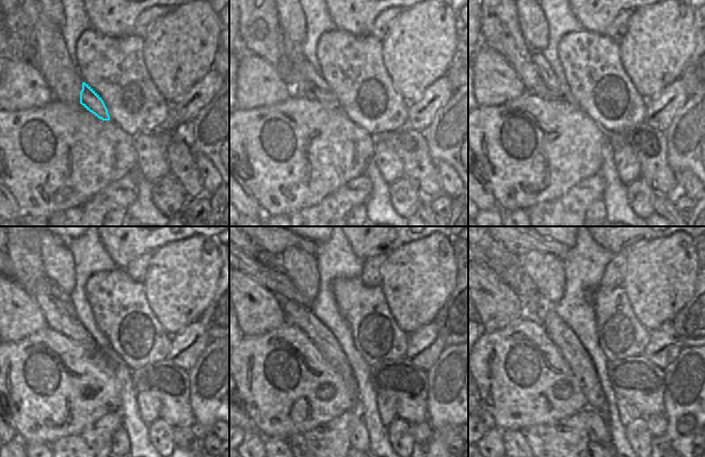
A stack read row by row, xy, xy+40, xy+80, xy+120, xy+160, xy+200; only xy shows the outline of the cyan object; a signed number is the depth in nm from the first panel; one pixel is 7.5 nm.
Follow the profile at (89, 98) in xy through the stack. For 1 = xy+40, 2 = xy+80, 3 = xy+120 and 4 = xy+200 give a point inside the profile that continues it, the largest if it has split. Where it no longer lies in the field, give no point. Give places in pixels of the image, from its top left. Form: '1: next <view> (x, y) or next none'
1: next xy+40 (318, 89)
2: next xy+80 (543, 67)
3: next xy+120 (63, 298)
4: next xy+200 (516, 279)

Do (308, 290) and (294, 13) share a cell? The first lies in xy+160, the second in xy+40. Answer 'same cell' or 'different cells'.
same cell

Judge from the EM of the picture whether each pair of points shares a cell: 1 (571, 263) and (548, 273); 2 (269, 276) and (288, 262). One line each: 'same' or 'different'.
1: different
2: different

